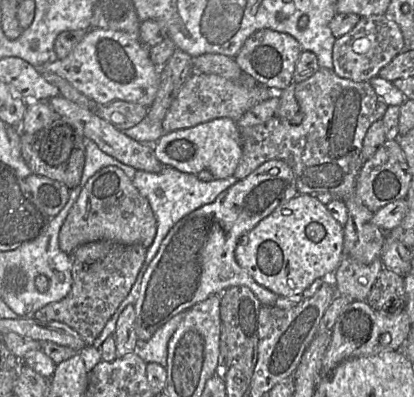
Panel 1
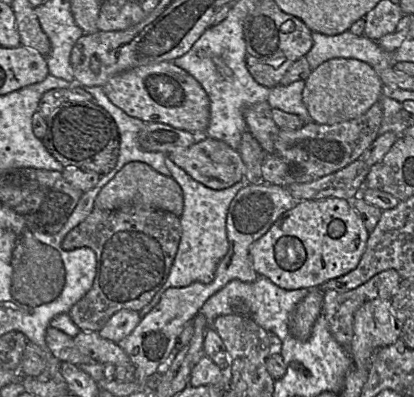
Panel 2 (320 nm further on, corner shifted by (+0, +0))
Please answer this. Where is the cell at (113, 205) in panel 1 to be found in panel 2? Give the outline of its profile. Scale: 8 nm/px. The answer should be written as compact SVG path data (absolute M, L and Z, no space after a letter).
M129 162L98 193L94 209L117 210L126 206L142 205L181 216L183 193L178 183L164 176L143 162Z

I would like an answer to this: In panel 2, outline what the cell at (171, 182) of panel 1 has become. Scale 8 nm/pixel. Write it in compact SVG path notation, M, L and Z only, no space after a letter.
M167 156L166 166L170 176L178 183L183 193L183 212L180 216L181 239L168 278L159 291L172 287L184 287L190 282L204 282L213 277L219 261L226 255L229 242L226 218L229 206L236 194L247 184L245 178L229 188L213 190L193 180Z

